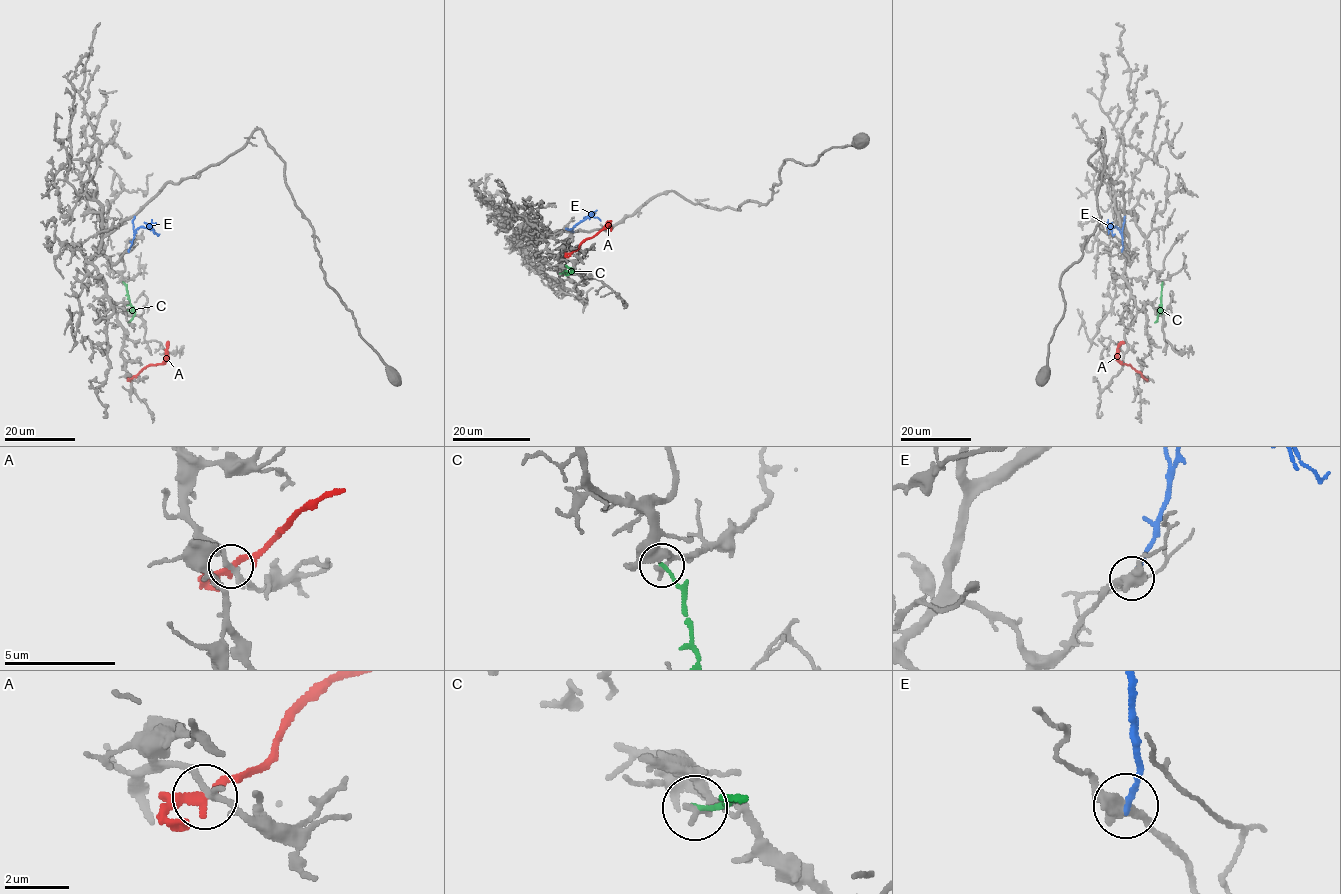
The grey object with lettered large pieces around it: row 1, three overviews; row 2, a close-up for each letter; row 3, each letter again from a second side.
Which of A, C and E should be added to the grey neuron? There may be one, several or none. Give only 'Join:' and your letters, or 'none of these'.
Join: none of these

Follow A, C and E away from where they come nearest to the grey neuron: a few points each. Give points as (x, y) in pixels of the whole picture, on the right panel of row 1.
A: (1144, 377), (1118, 359), (1118, 346), (1123, 341)
C: (1162, 282), (1162, 309), (1155, 323)
E: (1121, 250), (1122, 234), (1116, 227), (1111, 228), (1115, 234)

